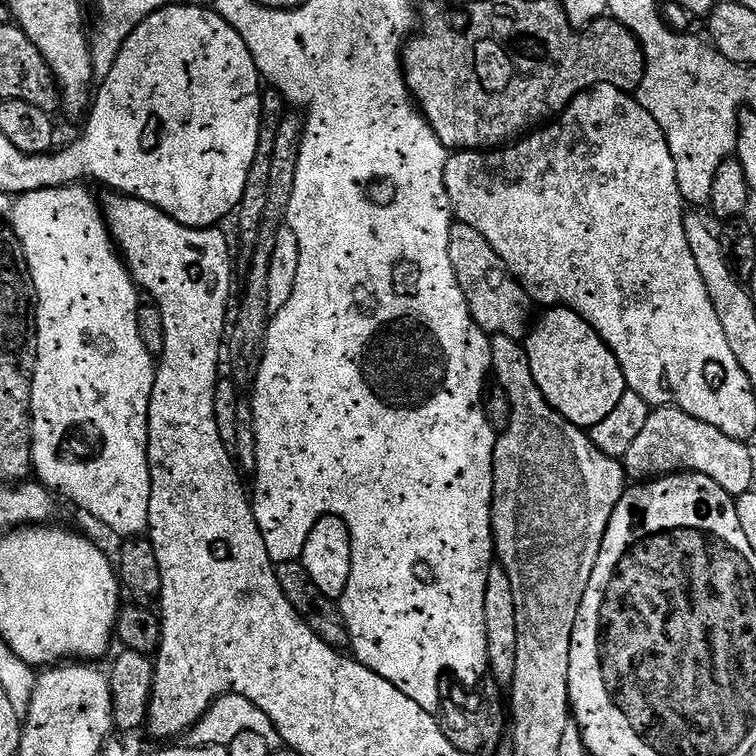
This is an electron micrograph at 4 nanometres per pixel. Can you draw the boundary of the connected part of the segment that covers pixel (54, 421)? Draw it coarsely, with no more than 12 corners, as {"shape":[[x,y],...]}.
{"shape":[[84,186],[25,192],[32,467],[147,533],[136,282]]}

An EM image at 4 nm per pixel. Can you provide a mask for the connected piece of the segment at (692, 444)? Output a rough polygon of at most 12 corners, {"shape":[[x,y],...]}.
{"shape":[[649,411],[622,463],[633,481],[678,472],[753,491],[752,452],[710,422]]}

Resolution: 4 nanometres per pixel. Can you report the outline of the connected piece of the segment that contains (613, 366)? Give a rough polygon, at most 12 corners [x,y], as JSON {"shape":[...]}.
{"shape":[[552,306],[523,341],[544,400],[590,430],[628,383],[574,310]]}

